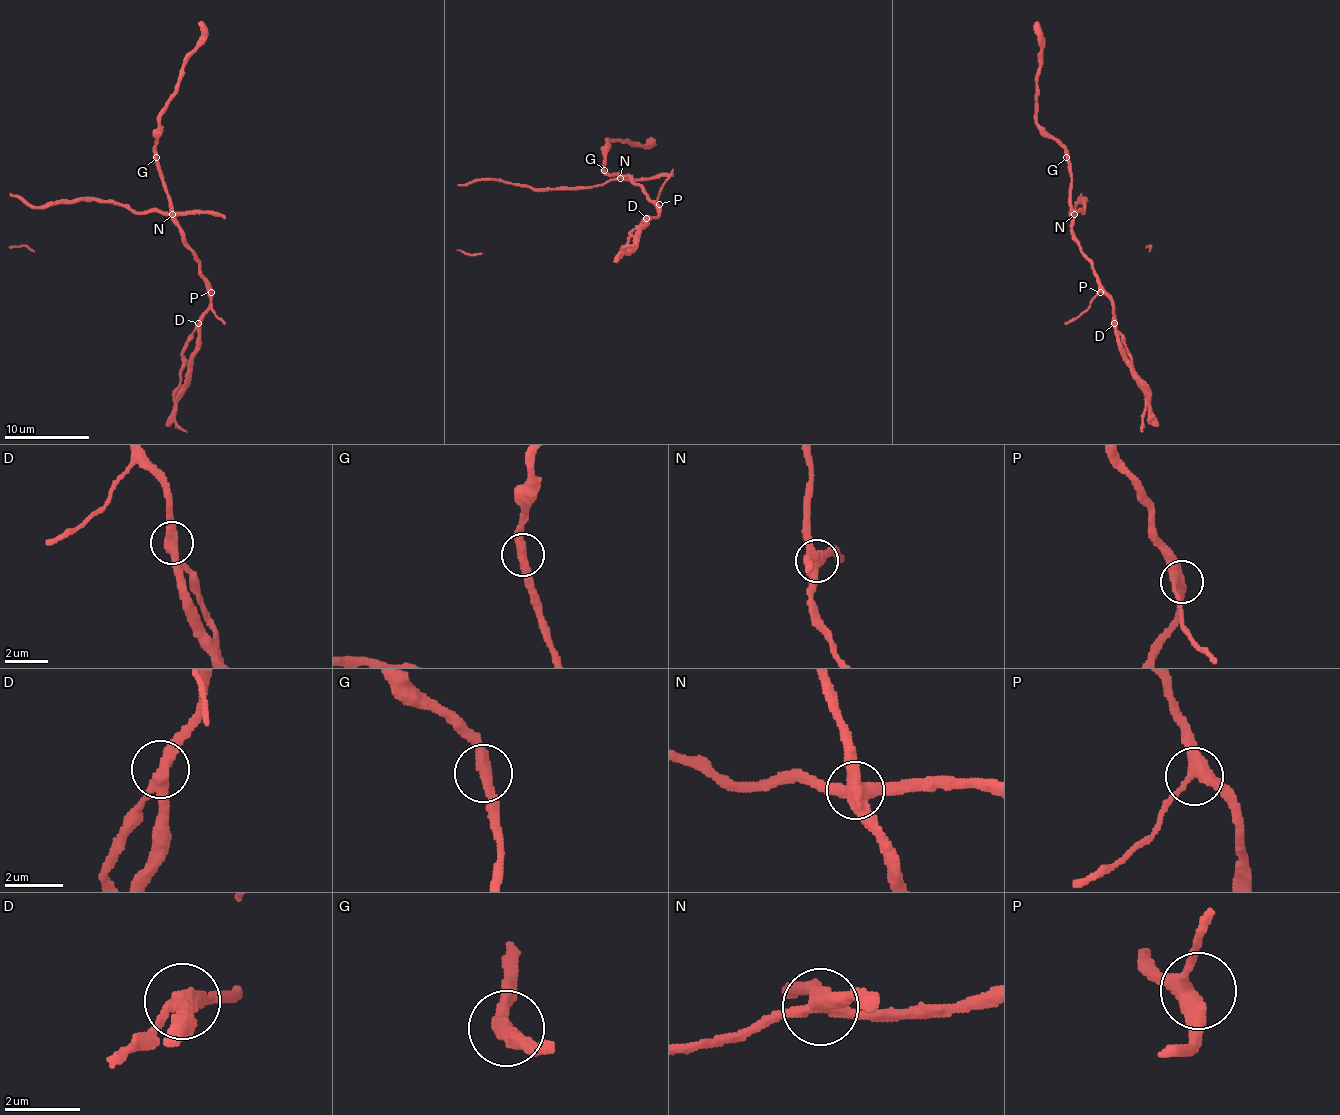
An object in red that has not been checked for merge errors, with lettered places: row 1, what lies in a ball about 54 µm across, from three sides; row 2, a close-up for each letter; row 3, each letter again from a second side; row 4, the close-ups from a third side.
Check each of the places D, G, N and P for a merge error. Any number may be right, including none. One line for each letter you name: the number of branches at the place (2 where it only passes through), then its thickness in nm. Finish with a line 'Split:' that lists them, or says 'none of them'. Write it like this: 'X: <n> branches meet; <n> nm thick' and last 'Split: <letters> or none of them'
D: 3 branches meet; 360 nm thick
N: 4 branches meet; 460 nm thick
Split: D, N

